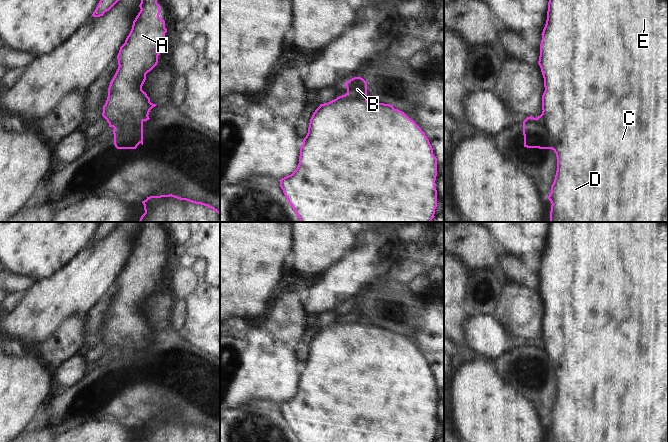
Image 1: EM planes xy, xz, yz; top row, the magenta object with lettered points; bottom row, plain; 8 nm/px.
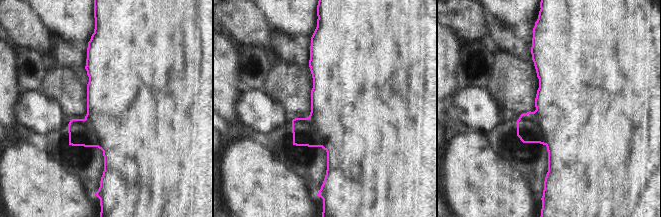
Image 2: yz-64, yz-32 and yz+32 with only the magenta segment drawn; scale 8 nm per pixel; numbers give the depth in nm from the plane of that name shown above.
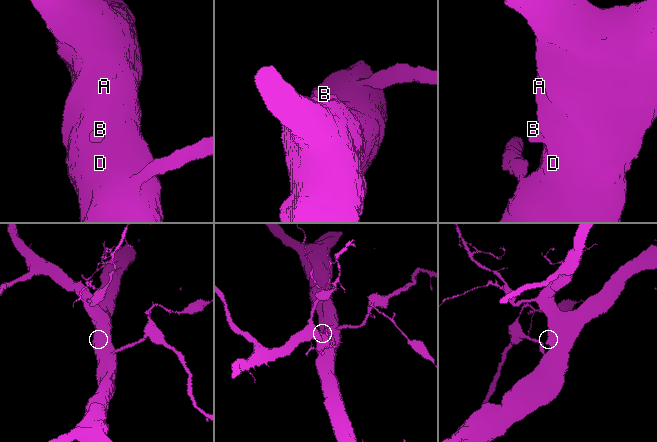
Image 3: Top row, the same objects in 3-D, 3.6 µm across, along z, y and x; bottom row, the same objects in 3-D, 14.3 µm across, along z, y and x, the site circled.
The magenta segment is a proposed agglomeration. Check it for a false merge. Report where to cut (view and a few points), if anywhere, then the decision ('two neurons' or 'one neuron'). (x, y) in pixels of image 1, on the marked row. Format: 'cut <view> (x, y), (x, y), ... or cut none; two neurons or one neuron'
cut none; one neuron

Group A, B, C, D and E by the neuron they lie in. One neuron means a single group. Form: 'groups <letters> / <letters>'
groups A B C D E

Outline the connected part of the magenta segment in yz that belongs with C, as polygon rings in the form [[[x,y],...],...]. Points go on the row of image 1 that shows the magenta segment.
[[[549,0],[547,20],[542,32],[538,64],[544,78],[542,114],[523,121],[524,147],[552,149],[557,157],[557,171],[551,192],[549,222],[668,222],[668,0]]]

